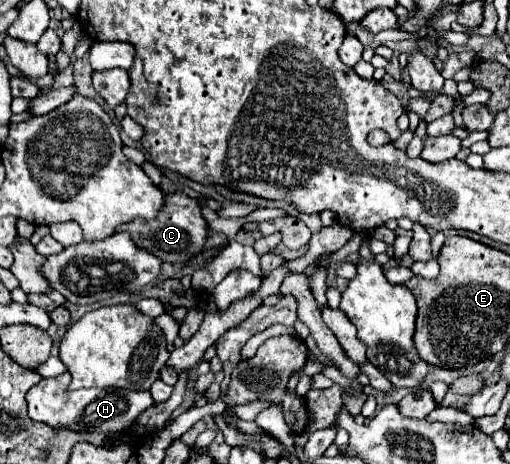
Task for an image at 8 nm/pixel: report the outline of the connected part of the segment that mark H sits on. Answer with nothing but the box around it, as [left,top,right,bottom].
[26,373,154,433]

